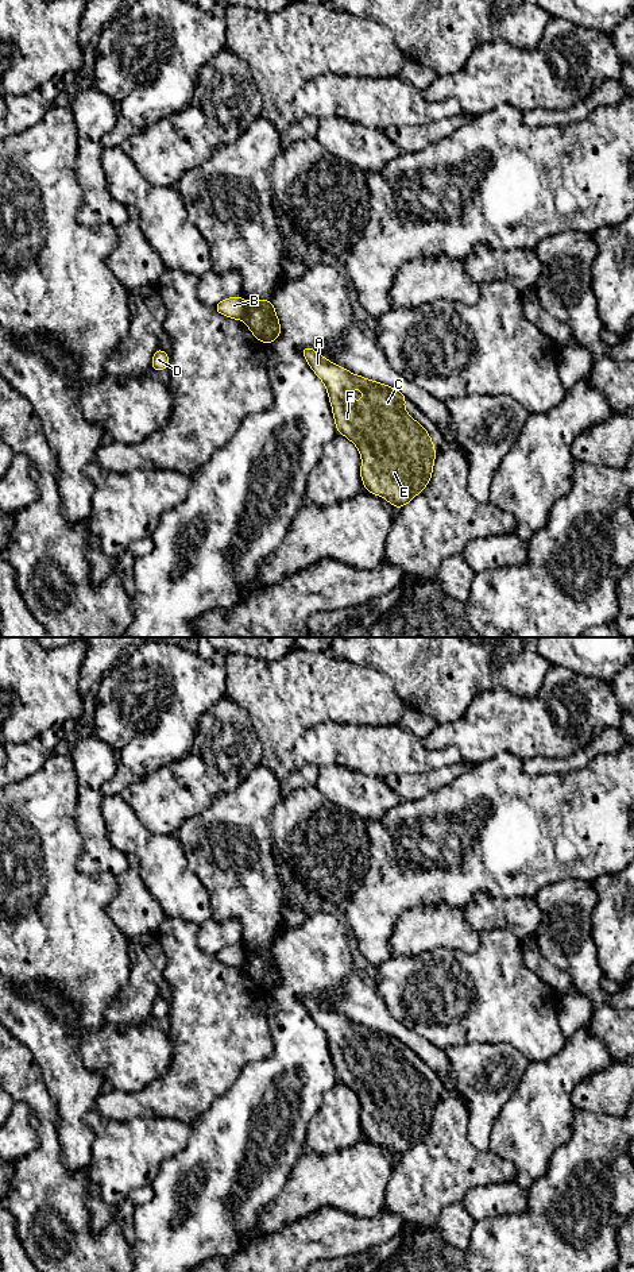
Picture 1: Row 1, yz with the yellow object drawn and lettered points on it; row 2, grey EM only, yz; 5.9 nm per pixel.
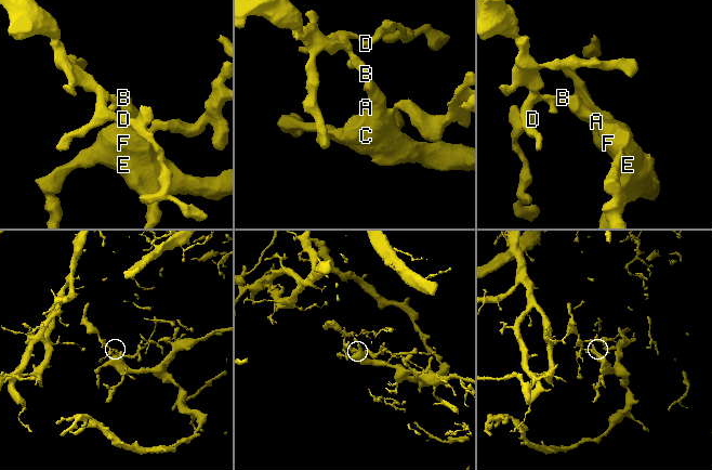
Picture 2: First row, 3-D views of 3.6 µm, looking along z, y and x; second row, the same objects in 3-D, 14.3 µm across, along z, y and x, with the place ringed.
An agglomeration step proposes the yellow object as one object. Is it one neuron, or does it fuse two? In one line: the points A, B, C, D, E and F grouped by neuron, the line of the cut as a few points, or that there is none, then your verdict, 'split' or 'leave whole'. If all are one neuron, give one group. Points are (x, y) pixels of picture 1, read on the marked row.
A C E F / B D; cut in yz along (247, 304), (247, 315), (243, 320); split

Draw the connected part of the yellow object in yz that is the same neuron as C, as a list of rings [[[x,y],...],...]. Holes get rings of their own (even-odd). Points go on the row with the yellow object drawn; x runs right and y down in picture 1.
[[[312,347],[301,352],[328,390],[337,432],[360,451],[364,489],[401,509],[426,487],[436,459],[428,431],[403,408],[407,398],[349,373]],[[353,388],[366,394],[359,402],[351,398]]]

